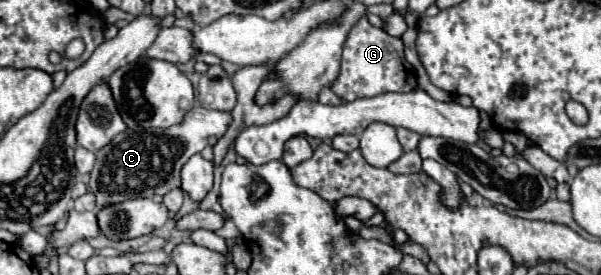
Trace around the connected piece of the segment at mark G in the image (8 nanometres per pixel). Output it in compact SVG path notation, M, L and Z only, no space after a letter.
M362 18L362 22L358 22L348 34L340 74L330 84L330 90L344 102L352 102L362 96L380 96L386 92L410 92L416 88L416 78L404 62L402 40L386 34L382 28L374 28L366 18Z

